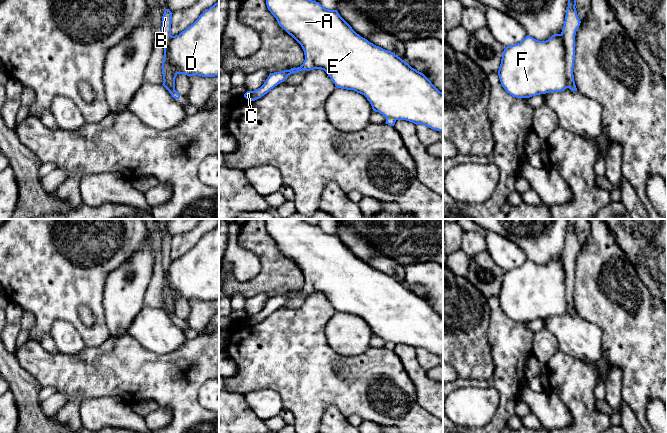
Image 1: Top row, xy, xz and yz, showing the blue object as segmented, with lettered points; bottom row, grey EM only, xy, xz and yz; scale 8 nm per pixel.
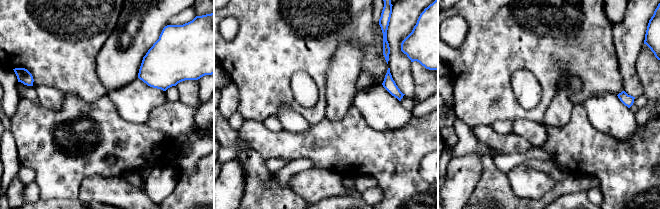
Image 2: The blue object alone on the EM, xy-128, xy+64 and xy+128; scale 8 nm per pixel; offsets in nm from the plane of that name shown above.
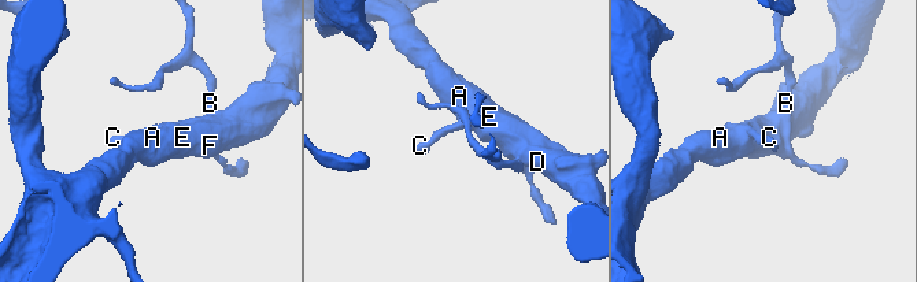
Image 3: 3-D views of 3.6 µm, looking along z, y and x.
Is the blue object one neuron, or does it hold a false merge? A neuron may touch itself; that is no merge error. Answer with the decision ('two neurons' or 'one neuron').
two neurons

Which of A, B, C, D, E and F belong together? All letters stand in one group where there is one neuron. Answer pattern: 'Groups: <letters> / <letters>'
Groups: A C D E F / B

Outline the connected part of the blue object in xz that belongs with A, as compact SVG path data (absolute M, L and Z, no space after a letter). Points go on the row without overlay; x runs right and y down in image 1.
M265 219L265 224L268 234L276 242L279 250L301 269L305 284L300 291L270 297L260 312L247 315L244 318L246 323L255 325L261 322L293 297L321 293L328 298L337 312L354 314L364 319L370 326L373 335L379 336L386 342L406 344L416 349L421 348L433 354L443 355L443 317L423 297L412 292L395 277L376 270L361 261L340 240L337 234L326 233L319 226L312 225L304 219Z

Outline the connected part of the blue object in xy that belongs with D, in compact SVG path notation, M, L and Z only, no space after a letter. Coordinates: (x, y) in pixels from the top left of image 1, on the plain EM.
M219 225L179 259L172 260L168 279L174 304L178 298L219 299Z

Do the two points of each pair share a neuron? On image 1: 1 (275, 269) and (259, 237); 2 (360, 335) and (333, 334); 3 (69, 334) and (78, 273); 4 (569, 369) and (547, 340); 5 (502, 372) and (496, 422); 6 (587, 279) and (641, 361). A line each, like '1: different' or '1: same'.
1: same
2: same
3: different
4: different
5: same
6: same

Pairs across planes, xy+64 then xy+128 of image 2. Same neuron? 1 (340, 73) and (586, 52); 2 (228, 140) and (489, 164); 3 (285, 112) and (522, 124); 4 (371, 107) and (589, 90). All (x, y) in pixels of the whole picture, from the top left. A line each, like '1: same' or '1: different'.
1: different
2: same
3: same
4: different

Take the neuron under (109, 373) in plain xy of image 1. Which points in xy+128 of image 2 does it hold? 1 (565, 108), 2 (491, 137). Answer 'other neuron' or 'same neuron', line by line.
1: other neuron
2: same neuron

